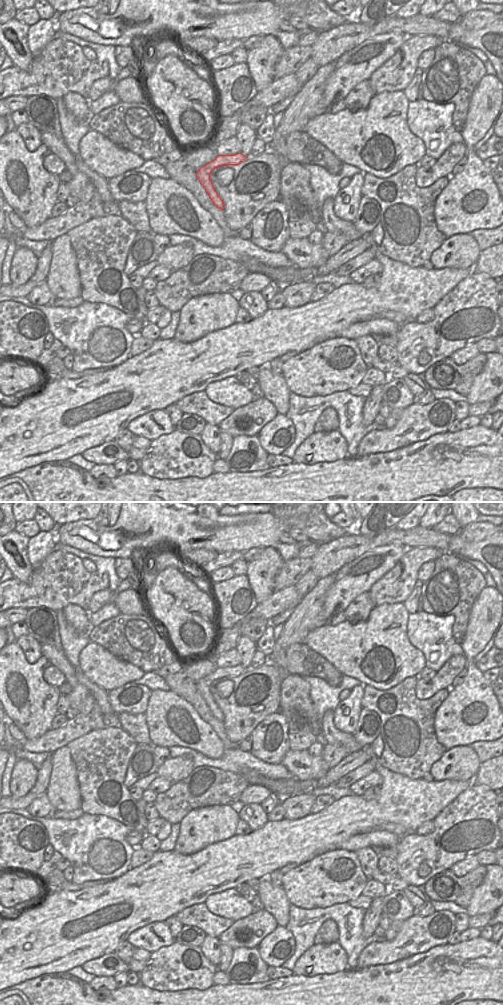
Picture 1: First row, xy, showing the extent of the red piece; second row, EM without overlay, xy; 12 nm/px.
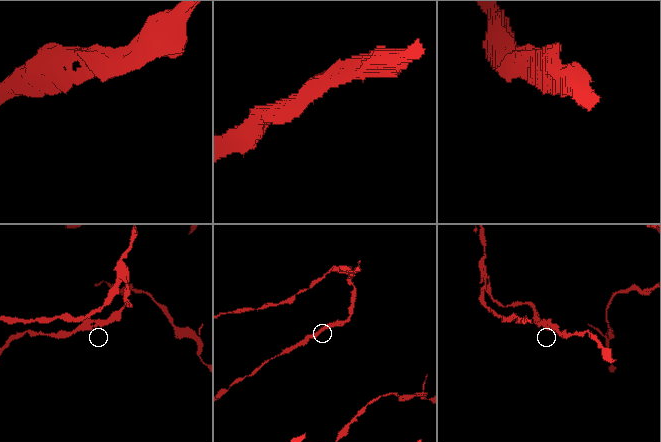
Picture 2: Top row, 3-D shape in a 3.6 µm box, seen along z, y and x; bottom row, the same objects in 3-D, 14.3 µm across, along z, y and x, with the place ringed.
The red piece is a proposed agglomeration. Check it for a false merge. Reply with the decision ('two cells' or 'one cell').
one cell

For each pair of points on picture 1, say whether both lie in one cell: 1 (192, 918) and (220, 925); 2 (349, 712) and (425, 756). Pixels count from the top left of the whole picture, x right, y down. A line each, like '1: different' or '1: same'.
1: same
2: different

